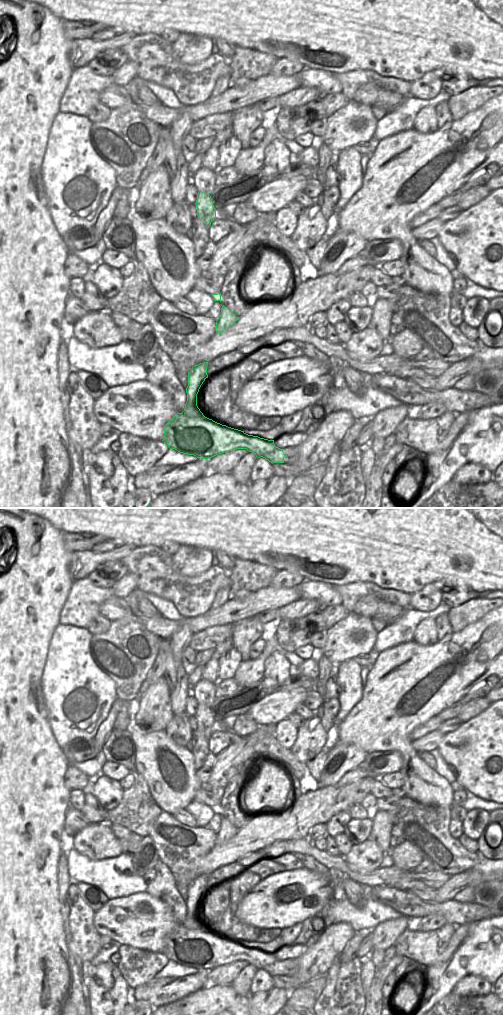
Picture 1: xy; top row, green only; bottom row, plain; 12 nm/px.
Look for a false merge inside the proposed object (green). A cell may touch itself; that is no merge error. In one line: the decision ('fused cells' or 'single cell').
fused cells

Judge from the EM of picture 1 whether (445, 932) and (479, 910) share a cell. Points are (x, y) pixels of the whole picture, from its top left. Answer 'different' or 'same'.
different

